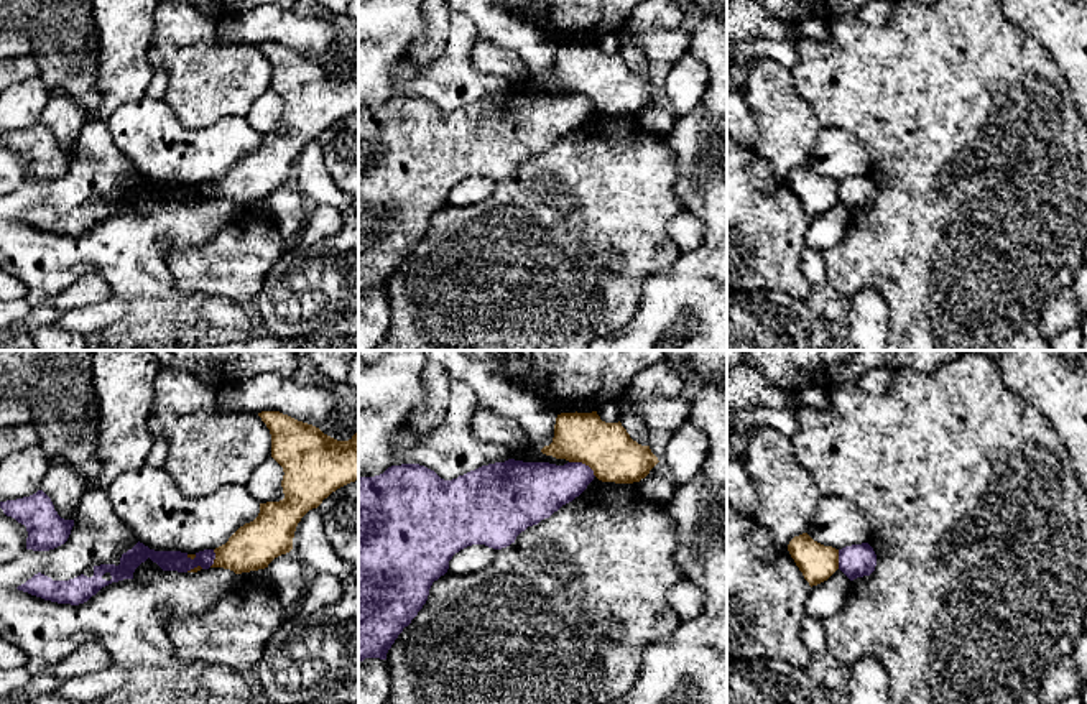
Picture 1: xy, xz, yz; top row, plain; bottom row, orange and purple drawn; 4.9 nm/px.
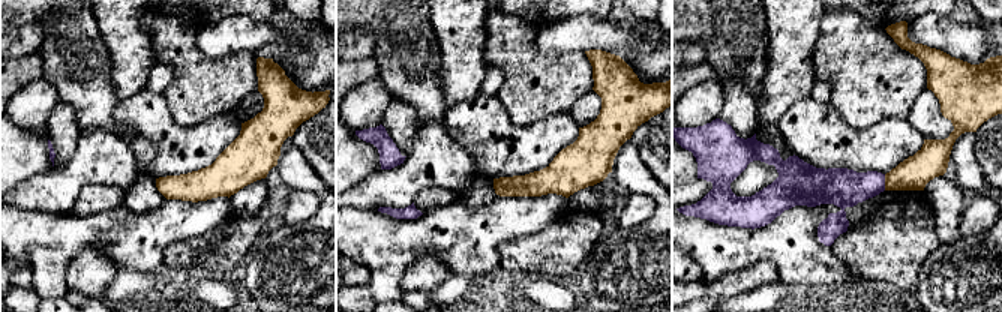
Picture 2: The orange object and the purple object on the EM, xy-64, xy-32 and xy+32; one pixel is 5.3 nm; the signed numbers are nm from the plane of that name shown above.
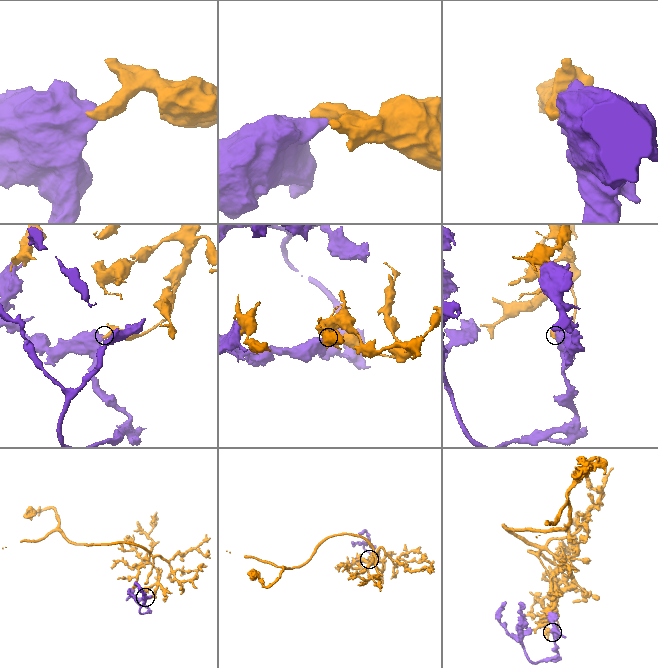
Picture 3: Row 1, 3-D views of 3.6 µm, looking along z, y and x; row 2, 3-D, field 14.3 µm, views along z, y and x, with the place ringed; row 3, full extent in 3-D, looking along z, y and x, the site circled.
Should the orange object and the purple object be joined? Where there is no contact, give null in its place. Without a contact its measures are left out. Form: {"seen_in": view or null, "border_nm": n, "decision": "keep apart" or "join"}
{"seen_in": "xz", "border_nm": 150, "decision": "keep apart"}

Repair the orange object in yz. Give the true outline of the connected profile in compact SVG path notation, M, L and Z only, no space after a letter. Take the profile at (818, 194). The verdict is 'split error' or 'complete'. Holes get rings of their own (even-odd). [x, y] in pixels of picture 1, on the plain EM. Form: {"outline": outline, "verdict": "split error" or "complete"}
{"outline": "M807 164L794 168L788 183L811 219L839 201L839 181L814 173Z", "verdict": "complete"}

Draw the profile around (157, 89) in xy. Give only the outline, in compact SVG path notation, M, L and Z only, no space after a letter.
M158 71L153 74L145 95L151 99L166 99L168 77L166 72Z

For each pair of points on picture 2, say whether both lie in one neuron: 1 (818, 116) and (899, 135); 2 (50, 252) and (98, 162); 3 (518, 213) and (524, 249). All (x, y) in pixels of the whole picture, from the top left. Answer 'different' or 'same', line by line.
1: same
2: different
3: different

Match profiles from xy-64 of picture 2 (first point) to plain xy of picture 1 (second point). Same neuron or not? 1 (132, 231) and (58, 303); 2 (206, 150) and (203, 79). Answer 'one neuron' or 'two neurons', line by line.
1: two neurons
2: two neurons

